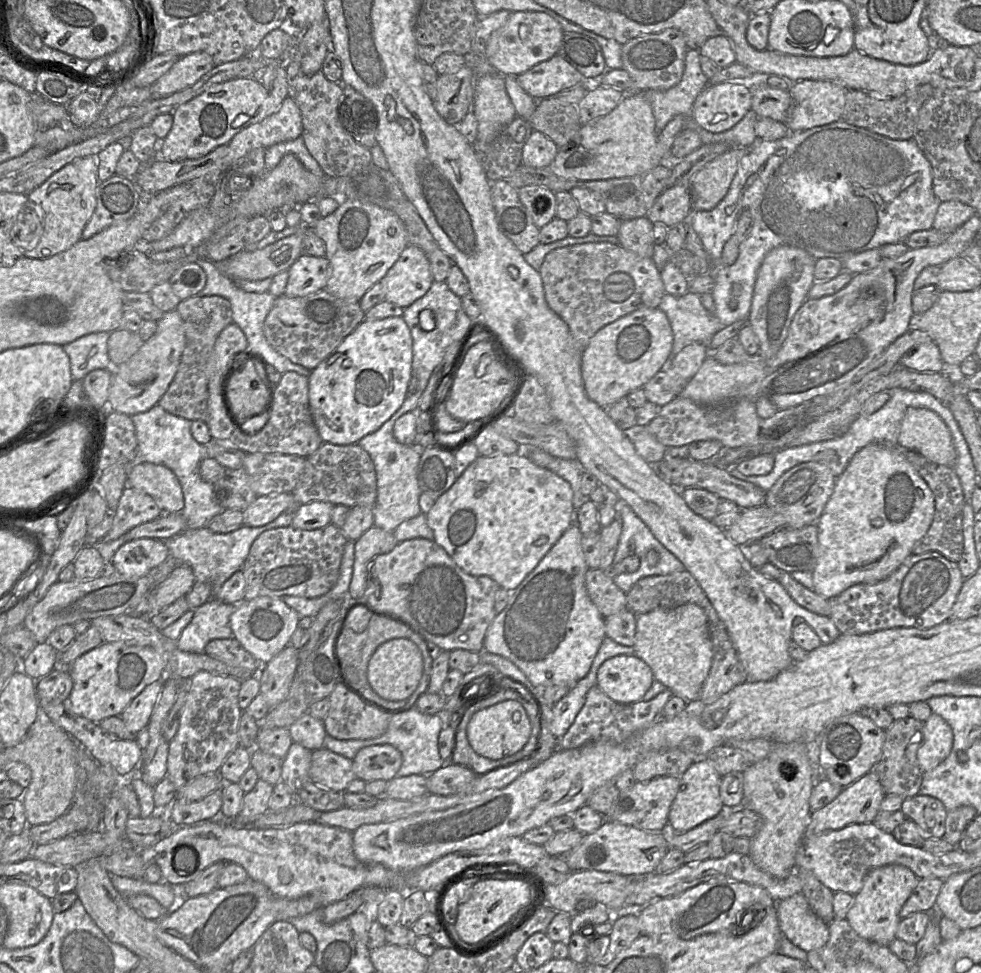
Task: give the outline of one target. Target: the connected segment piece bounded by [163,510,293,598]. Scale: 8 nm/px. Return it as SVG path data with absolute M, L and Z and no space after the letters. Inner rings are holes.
M293 510L279 515L275 520L263 526L245 526L228 533L216 533L203 527L186 529L170 538L163 540L171 557L193 570L196 581L208 582L212 586L212 597L233 573L242 569L254 540L264 531L278 527L288 527L293 519Z

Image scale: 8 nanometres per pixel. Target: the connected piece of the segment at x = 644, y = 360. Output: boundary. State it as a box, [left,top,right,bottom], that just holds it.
[581,308,673,409]

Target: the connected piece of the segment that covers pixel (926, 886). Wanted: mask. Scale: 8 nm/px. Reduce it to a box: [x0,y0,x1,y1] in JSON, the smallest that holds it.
[900,878,944,918]

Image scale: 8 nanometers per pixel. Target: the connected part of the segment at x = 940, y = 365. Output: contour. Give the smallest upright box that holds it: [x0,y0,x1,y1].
[898,341,951,373]

